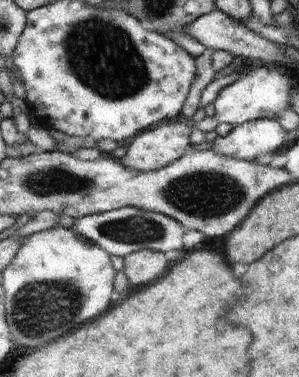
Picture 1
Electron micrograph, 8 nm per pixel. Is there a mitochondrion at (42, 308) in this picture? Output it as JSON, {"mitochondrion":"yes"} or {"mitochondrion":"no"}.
{"mitochondrion":"yes"}

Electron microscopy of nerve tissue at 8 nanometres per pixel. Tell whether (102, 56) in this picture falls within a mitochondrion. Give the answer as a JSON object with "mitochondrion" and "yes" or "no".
{"mitochondrion":"yes"}

